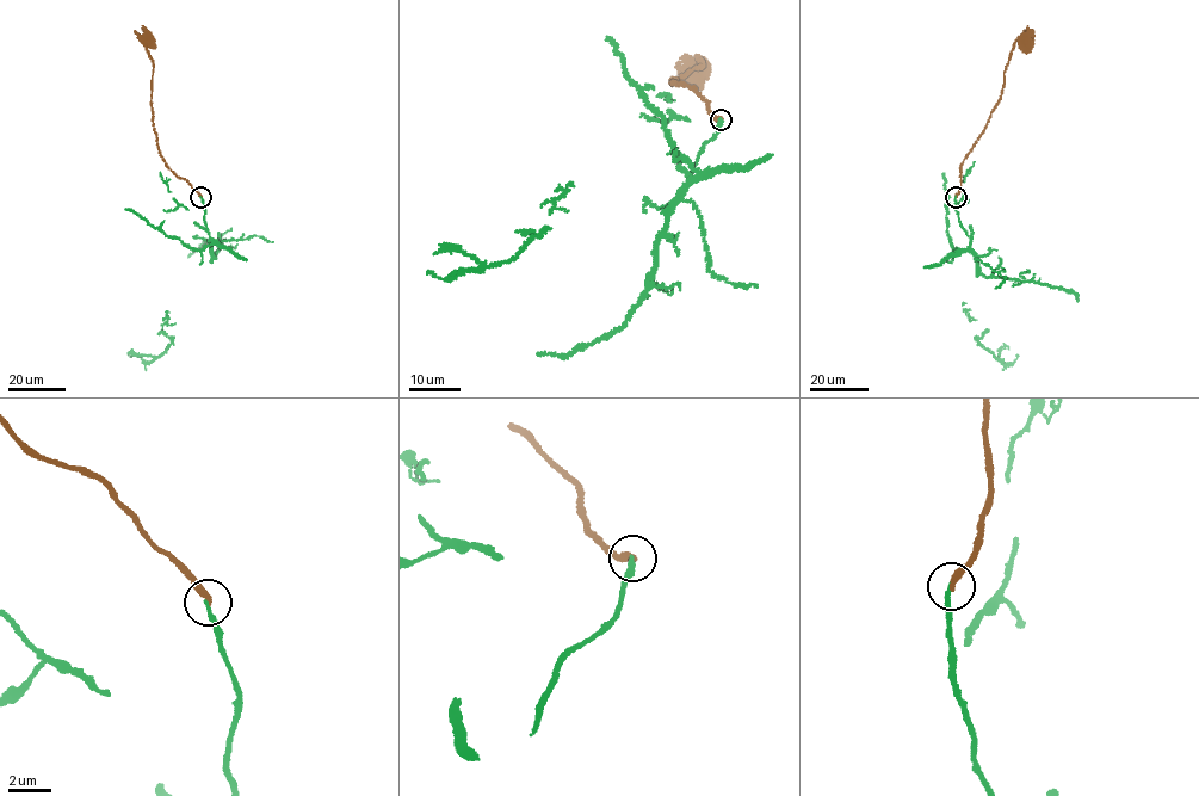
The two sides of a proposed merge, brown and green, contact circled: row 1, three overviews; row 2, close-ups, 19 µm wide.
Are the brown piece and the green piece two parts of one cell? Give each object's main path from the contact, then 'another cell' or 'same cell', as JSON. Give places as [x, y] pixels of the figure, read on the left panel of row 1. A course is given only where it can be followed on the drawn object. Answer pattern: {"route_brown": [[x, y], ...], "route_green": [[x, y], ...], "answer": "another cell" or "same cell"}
{"route_brown": [[202, 197], [192, 185], [168, 168], [160, 153], [150, 104], [153, 66], [143, 43], [148, 38]], "route_green": [[202, 197], [211, 260], [172, 343], [149, 362], [130, 356]], "answer": "same cell"}

